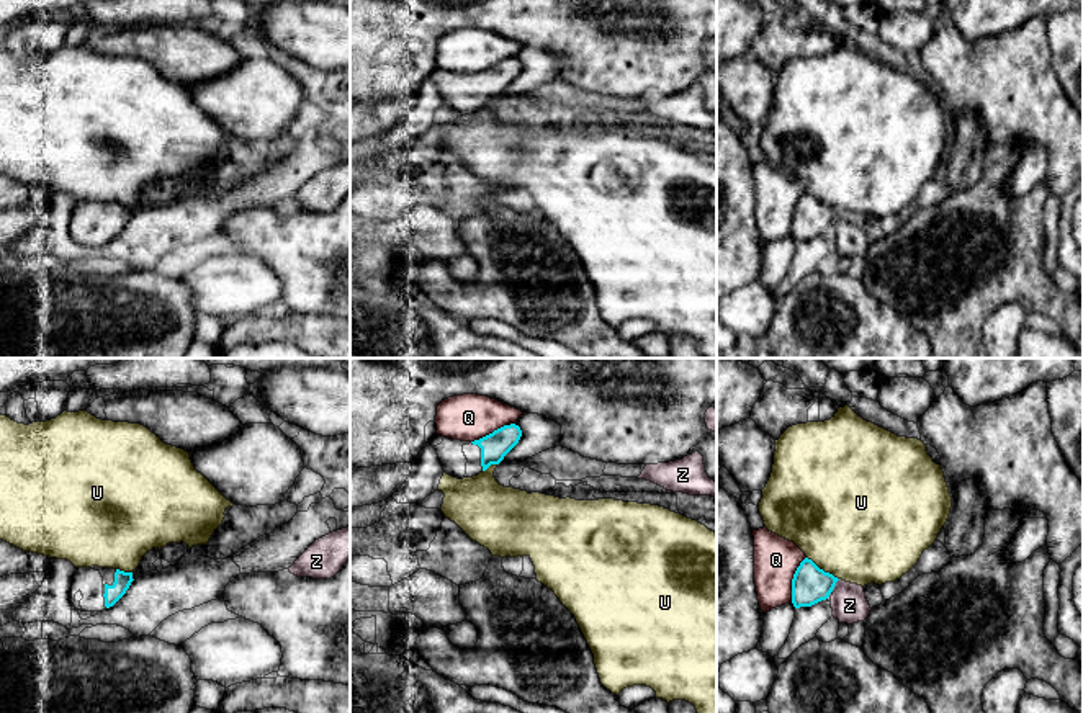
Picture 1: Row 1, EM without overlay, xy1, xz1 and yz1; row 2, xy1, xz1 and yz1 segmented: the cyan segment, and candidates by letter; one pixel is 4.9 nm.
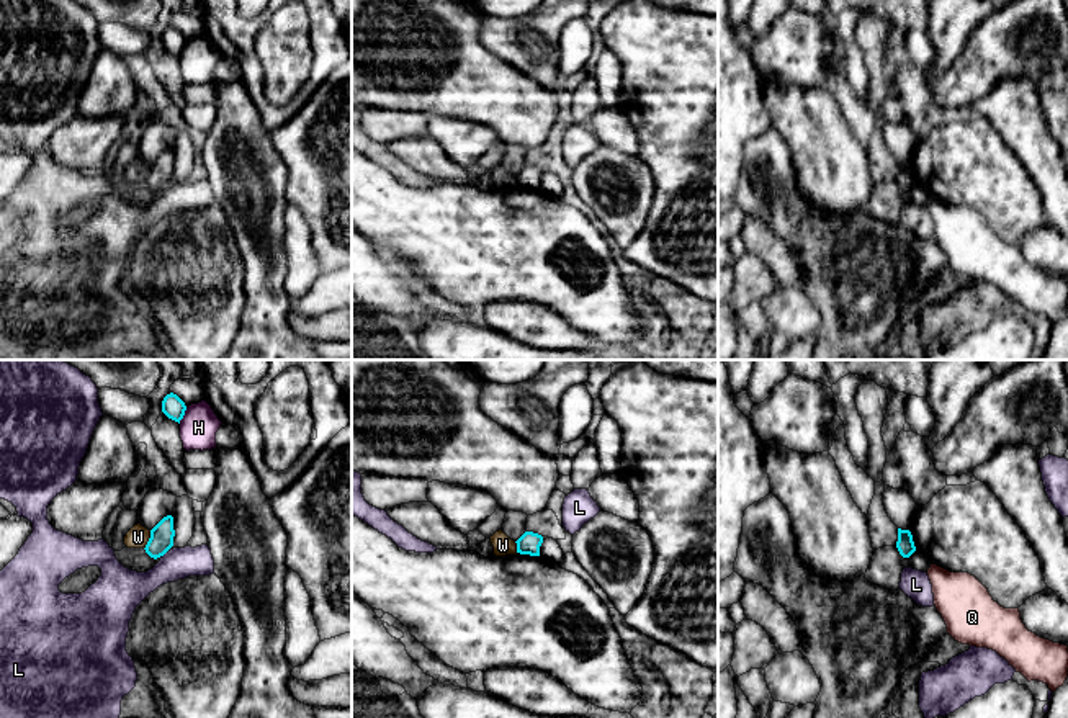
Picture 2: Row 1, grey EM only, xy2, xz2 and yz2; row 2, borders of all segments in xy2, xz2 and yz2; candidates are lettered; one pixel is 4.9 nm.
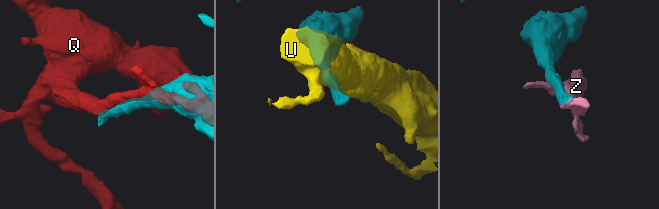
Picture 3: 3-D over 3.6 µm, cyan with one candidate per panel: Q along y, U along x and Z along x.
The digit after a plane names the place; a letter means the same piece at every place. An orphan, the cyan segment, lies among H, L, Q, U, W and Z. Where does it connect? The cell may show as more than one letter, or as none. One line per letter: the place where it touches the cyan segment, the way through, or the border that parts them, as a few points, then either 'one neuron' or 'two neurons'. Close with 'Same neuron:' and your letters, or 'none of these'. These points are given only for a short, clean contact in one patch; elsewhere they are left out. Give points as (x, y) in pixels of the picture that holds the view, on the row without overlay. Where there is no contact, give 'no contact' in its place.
H: contact xy2 (183, 48); two neurons
L: contact xy2 (164, 187); two neurons
Q: contact yz1 (792, 213); two neurons
U: contact yz1 (822, 203); border yz1 (807, 190), (838, 213); two neurons
W: contact xy2 (149, 174); border xy2 (151, 164), (144, 182); two neurons
Z: contact yz1 (835, 218); two neurons
Same neuron: none of these

